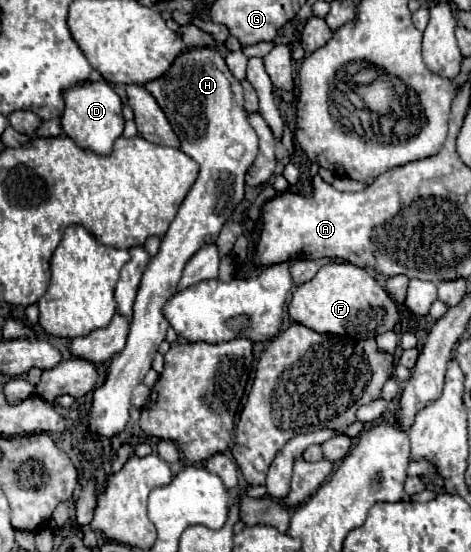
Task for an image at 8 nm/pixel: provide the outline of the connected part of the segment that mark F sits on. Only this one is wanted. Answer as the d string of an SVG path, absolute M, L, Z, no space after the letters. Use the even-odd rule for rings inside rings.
M324 264L318 274L296 288L292 302L288 306L288 316L292 322L302 324L314 332L350 336L356 340L376 338L382 332L394 328L400 320L398 306L390 300L384 284L364 268L354 264Z

